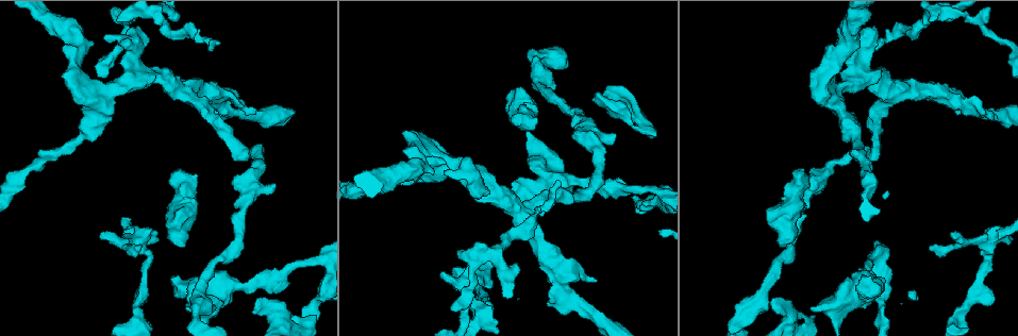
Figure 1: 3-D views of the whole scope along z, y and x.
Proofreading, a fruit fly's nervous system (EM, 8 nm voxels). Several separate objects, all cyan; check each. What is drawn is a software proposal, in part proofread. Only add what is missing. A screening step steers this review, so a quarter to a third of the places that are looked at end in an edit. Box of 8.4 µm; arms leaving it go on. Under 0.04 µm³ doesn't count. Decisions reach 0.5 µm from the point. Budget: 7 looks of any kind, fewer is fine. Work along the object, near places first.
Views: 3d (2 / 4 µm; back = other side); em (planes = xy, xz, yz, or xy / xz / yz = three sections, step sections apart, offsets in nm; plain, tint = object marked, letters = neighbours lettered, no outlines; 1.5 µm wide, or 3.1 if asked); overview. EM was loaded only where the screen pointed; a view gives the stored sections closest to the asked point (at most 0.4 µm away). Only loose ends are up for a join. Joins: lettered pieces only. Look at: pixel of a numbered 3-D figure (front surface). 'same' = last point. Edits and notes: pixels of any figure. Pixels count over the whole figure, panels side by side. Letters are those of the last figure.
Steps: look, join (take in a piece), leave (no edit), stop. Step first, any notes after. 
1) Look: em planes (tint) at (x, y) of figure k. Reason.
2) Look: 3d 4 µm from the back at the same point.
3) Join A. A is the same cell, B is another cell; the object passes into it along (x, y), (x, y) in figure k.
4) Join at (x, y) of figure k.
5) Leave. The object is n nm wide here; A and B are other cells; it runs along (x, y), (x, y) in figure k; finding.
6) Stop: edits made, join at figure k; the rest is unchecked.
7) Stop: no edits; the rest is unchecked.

Look: 3d 4 µm at (930, 248) of figure 1. Free end.

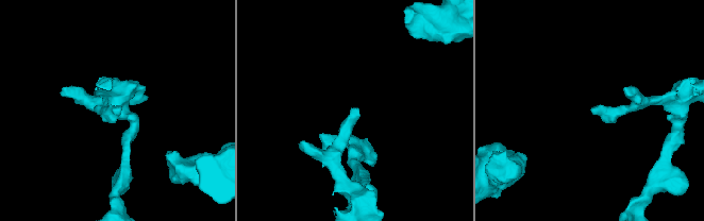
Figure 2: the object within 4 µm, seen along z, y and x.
Look: em planes (letters) at (591, 108) of figure 2. Need the tissue.

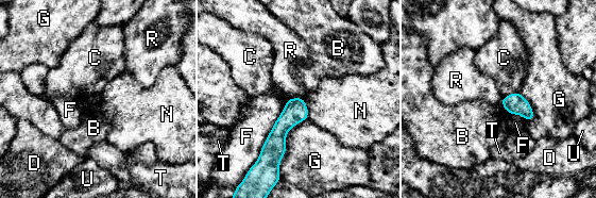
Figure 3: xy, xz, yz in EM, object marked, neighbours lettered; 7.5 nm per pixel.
Leave. The object is 160 nm wide here; B, C, D, F, G, N, R, T and U are other cells; no lettered piece goes on from it.

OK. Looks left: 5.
Look: em planes (plain) at (529, 133) of figure 1. Branch stops here.

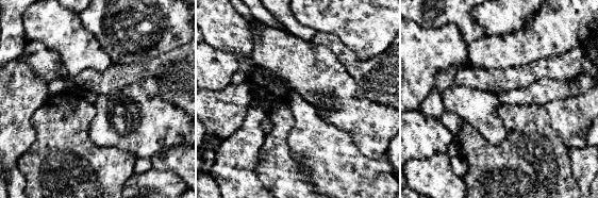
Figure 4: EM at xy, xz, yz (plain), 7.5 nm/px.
Look: em planes (letters) at the same point.

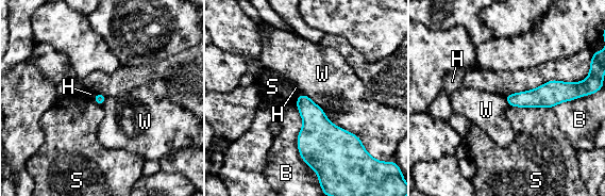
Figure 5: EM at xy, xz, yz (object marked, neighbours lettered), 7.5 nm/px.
Leave. B, H, S and W are other cells; none of them fits.

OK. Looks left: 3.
Look: em planes (plain) at (778, 312) of figure 1. Free end.

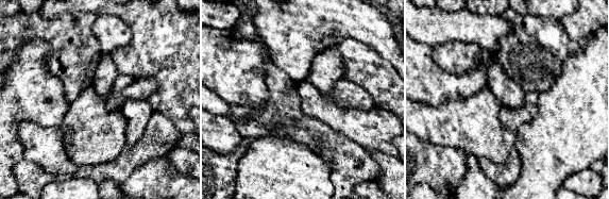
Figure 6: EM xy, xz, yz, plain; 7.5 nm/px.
Look: em planes (tint) at the same point. With the object marked.

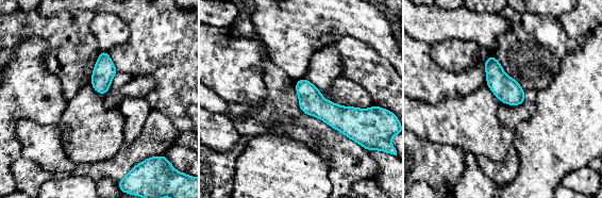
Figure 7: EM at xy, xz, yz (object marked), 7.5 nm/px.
Look: em planes (letters) at the same point. What lies round it.

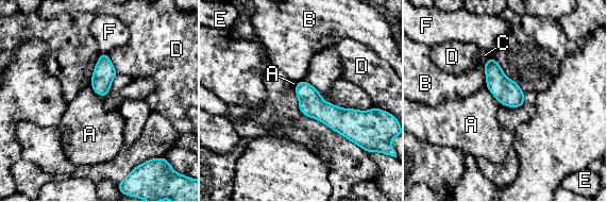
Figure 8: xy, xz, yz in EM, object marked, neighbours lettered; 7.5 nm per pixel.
Leave. The object is 130 nm wide here; A, B, C, D, E and F are other cells; it runs along (298, 86), (330, 115), (361, 116) in figure 8; none of them fits.

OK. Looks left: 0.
Stop: no edits; the rest is unchecked.

